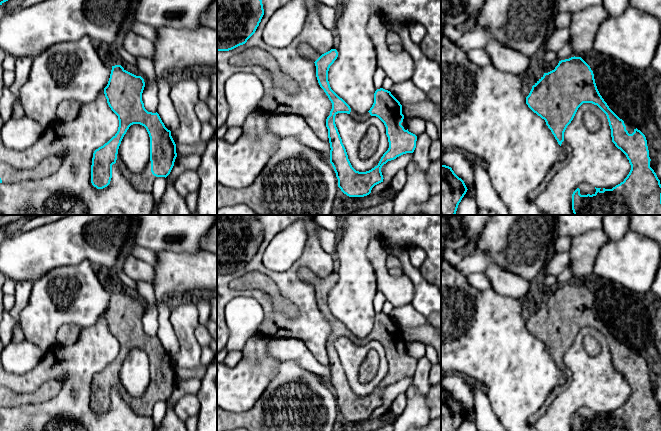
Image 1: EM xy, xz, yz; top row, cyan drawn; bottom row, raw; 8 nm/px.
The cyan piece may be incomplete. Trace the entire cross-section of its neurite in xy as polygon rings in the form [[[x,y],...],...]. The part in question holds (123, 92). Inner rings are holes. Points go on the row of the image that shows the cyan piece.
[[[121,65],[112,66],[110,78],[104,88],[104,94],[111,110],[118,116],[119,127],[117,133],[103,146],[93,153],[91,165],[91,183],[97,189],[103,189],[110,184],[112,178],[112,165],[116,164],[123,176],[138,191],[152,194],[152,184],[157,177],[167,177],[177,157],[176,144],[168,130],[162,122],[159,114],[148,112],[142,101],[142,93],[145,87],[144,79],[126,71]],[[133,124],[144,126],[150,137],[150,160],[141,173],[130,172],[119,155],[119,146],[129,127]]]

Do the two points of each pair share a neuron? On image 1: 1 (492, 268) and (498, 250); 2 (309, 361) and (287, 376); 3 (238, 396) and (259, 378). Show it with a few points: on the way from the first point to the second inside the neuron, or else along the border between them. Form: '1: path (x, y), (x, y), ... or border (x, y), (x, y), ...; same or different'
1: border (488, 260), (515, 274); different
2: border (282, 361), (296, 361), (321, 378); different
3: path (243, 391), (254, 380); same

